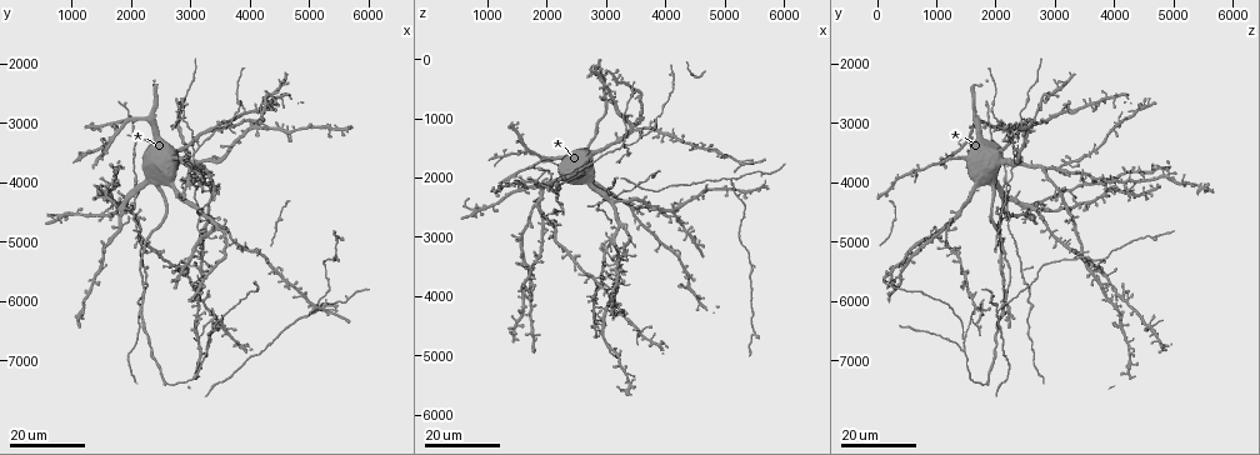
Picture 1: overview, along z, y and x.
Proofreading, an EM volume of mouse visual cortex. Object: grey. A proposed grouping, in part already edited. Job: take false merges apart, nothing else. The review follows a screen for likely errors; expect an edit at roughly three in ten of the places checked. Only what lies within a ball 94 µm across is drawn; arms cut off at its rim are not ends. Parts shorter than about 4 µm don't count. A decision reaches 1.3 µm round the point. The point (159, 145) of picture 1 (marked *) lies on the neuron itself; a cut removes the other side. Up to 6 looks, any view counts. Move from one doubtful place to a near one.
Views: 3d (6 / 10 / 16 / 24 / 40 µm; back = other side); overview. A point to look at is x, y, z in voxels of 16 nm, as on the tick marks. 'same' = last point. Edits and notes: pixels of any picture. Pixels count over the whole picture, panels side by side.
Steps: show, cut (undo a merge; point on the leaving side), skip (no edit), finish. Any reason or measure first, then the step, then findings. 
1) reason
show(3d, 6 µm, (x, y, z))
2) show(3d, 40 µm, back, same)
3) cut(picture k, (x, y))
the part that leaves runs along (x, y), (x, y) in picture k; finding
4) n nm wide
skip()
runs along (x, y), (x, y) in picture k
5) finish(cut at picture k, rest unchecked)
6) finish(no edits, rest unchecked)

sharp bend
show(3d, 24 µm, (3400, 6300, 1550))

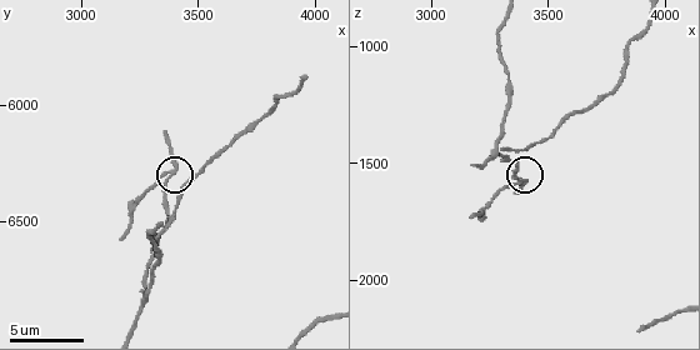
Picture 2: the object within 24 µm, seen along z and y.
show(3d, 6 µm, (3350, 6300, 1590))

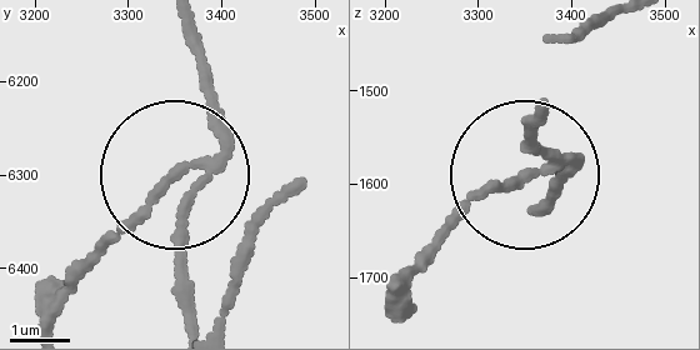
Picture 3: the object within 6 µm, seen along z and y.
140 nm wide
cut(picture 3, (141, 215))
the part that leaves runs along (206, 160), (78, 279), (53, 324) in picture 3; two neurons meet here

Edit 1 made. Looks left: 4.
see it whole again
show(overview)

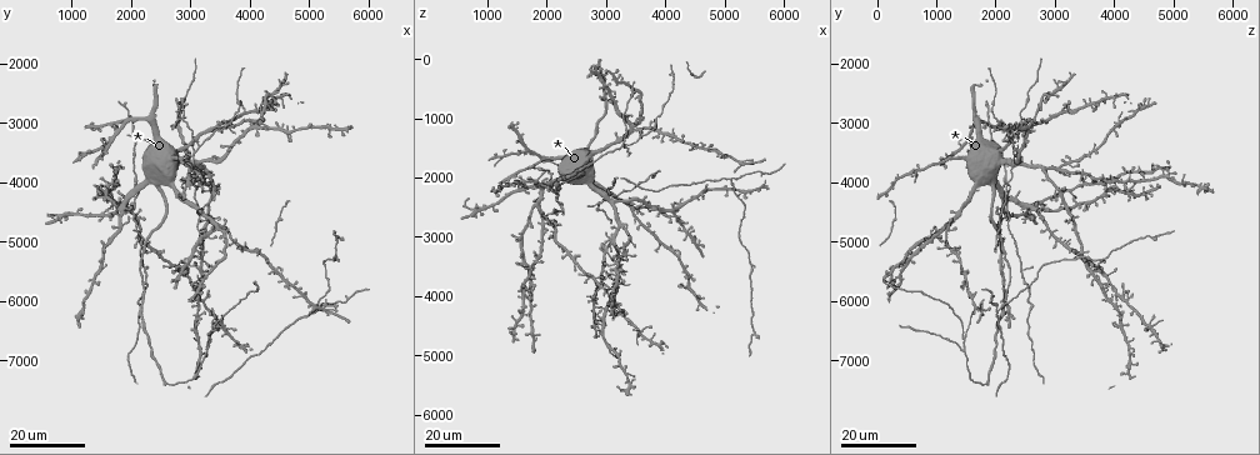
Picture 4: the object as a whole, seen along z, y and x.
two arms in line, one across
show(3d, 16 µm, (3250, 6800, 1400))

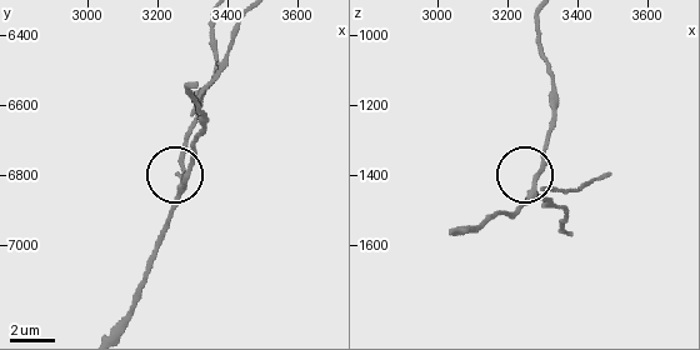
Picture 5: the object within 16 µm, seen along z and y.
zoom in
show(3d, 10 µm, (3280, 6820, 1430))

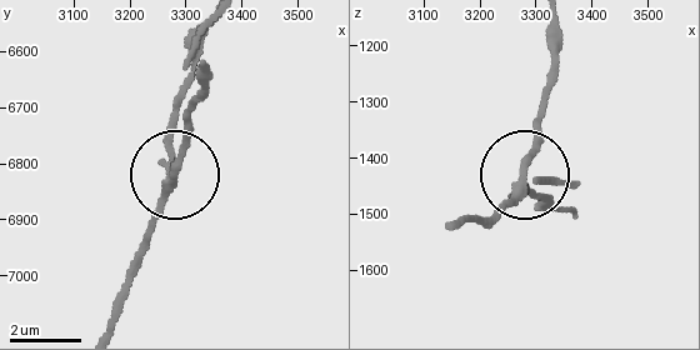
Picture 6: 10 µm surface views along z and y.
3 arms
skip()
runs along (108, 323), (179, 161), (191, 101) in picture 6; all the same neuron

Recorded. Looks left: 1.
finish(cut at picture 3, rest unchecked)

